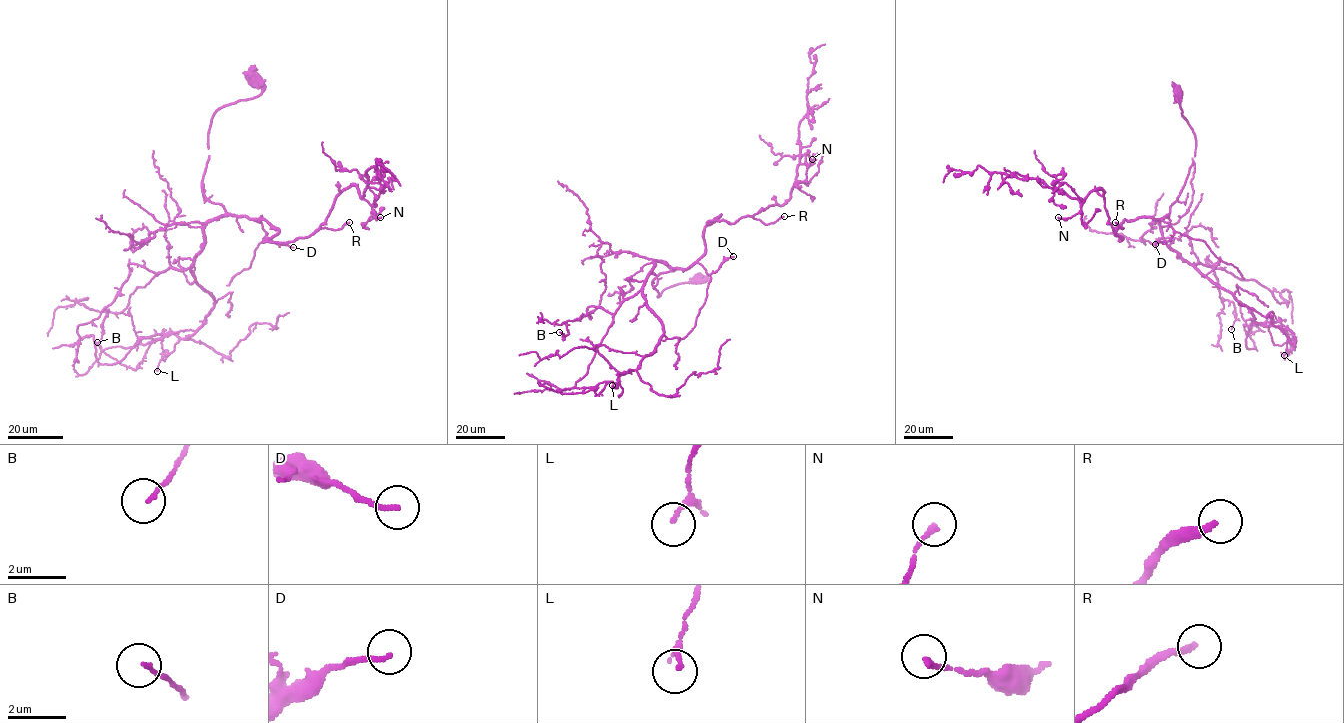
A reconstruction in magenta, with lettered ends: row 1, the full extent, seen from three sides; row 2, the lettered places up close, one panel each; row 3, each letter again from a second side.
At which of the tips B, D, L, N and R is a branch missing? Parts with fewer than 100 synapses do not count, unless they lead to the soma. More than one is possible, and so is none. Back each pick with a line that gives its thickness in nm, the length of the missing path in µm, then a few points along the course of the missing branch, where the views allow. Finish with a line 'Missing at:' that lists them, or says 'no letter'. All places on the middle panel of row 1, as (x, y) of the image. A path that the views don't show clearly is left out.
R: calibre 220 nm; missing 40 µm; course (784, 216), (799, 215), (806, 223), (805, 236), (812, 239), (810, 237), (788, 260)
Missing at: R

